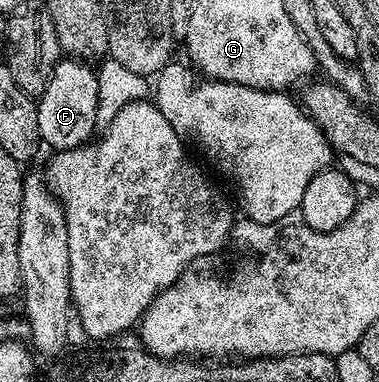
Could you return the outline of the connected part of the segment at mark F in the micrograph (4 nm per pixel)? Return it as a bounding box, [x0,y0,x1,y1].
[35,59,99,150]

